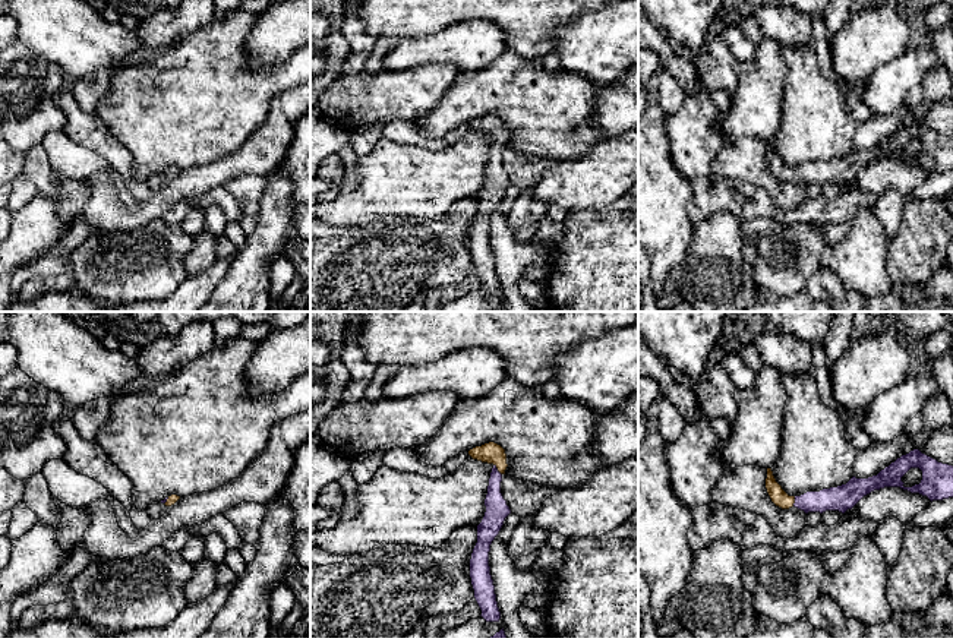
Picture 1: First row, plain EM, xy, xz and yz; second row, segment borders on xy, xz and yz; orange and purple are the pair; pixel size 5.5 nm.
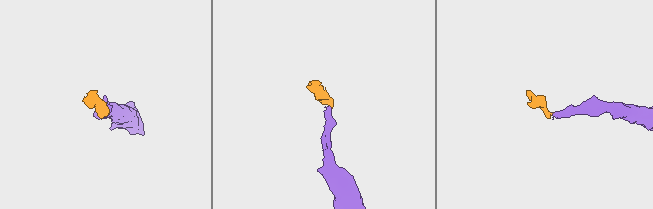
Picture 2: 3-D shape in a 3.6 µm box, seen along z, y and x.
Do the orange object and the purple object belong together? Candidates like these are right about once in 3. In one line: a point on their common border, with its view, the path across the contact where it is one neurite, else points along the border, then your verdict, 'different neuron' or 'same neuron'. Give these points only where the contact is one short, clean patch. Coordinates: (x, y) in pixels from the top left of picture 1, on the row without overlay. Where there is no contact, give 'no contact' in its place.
xz (498, 142) | across xz (491, 125), (498, 132), (498, 142), (495, 151), (496, 182) | same neuron

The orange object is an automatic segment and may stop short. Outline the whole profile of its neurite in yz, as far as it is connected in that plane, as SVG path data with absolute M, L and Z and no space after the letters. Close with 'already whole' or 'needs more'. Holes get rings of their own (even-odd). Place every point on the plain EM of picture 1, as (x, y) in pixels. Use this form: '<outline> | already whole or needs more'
M913 121L902 127L877 148L856 151L855 148L842 158L823 161L820 164L807 164L801 168L789 168L776 154L771 140L767 140L766 161L771 174L782 180L792 179L808 184L839 183L845 186L852 181L864 168L884 160L900 160L911 165L919 165L933 173L953 170L953 138L938 135L937 132ZM919 140L922 152L919 157L905 160L902 149L911 142Z | needs more

